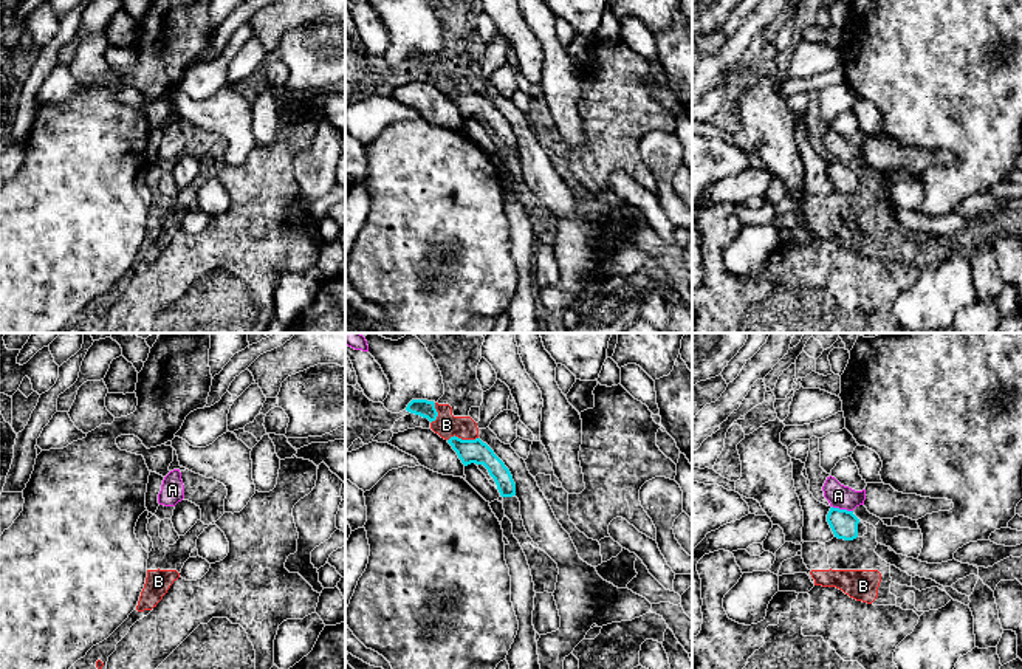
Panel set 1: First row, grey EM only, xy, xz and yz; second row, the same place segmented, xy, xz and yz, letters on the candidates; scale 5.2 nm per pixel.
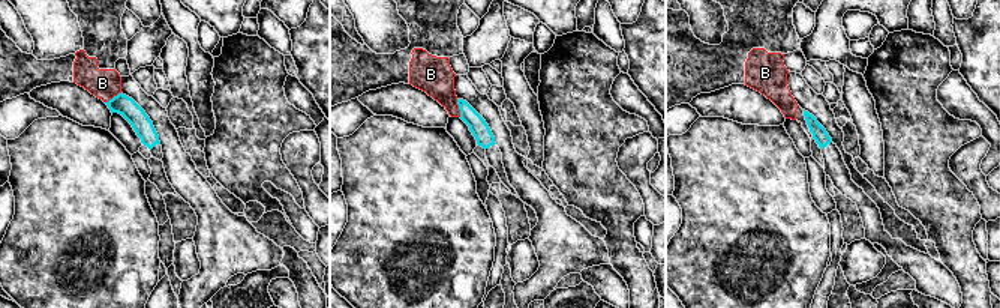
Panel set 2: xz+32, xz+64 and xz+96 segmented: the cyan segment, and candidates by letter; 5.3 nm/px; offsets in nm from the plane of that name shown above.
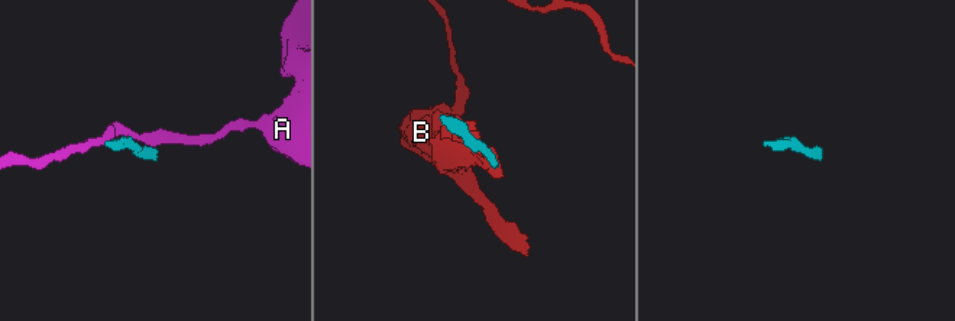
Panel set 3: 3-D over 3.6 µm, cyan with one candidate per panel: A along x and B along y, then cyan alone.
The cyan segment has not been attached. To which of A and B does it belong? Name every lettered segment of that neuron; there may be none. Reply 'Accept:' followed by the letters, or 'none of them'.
Accept: none of them

